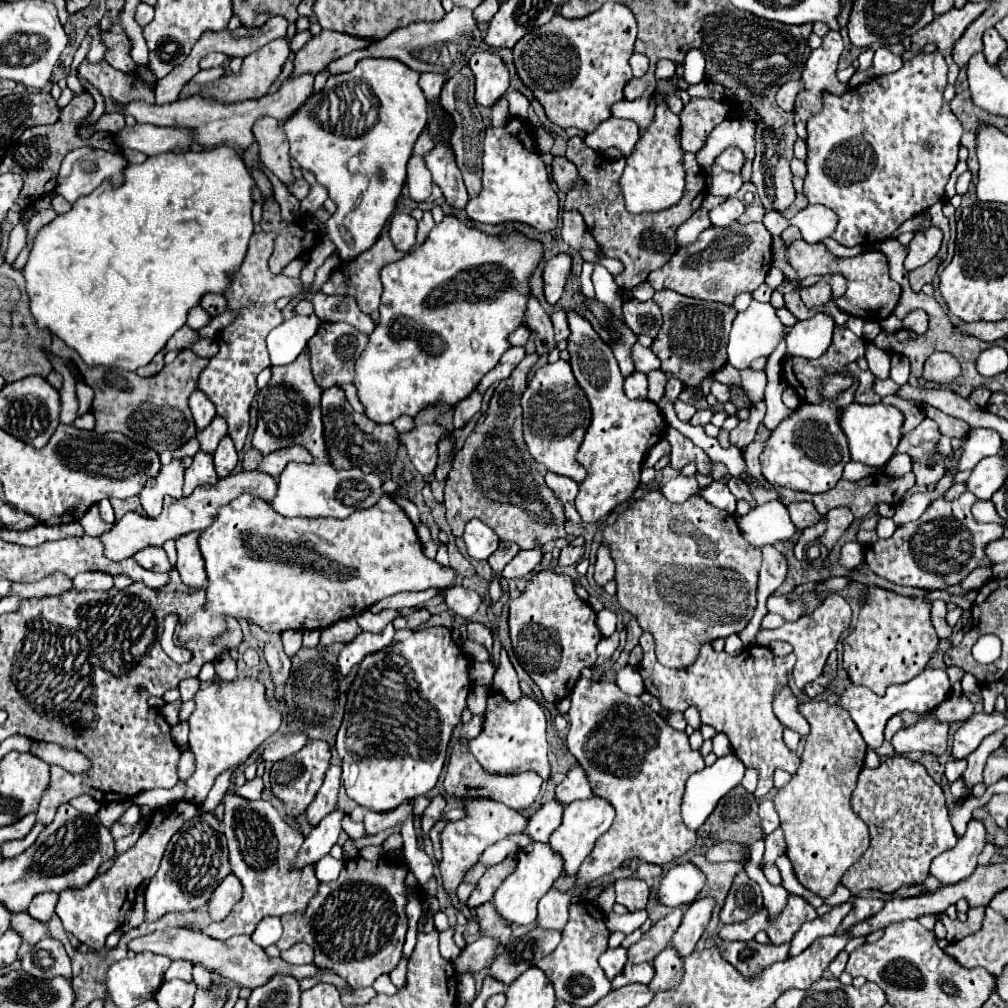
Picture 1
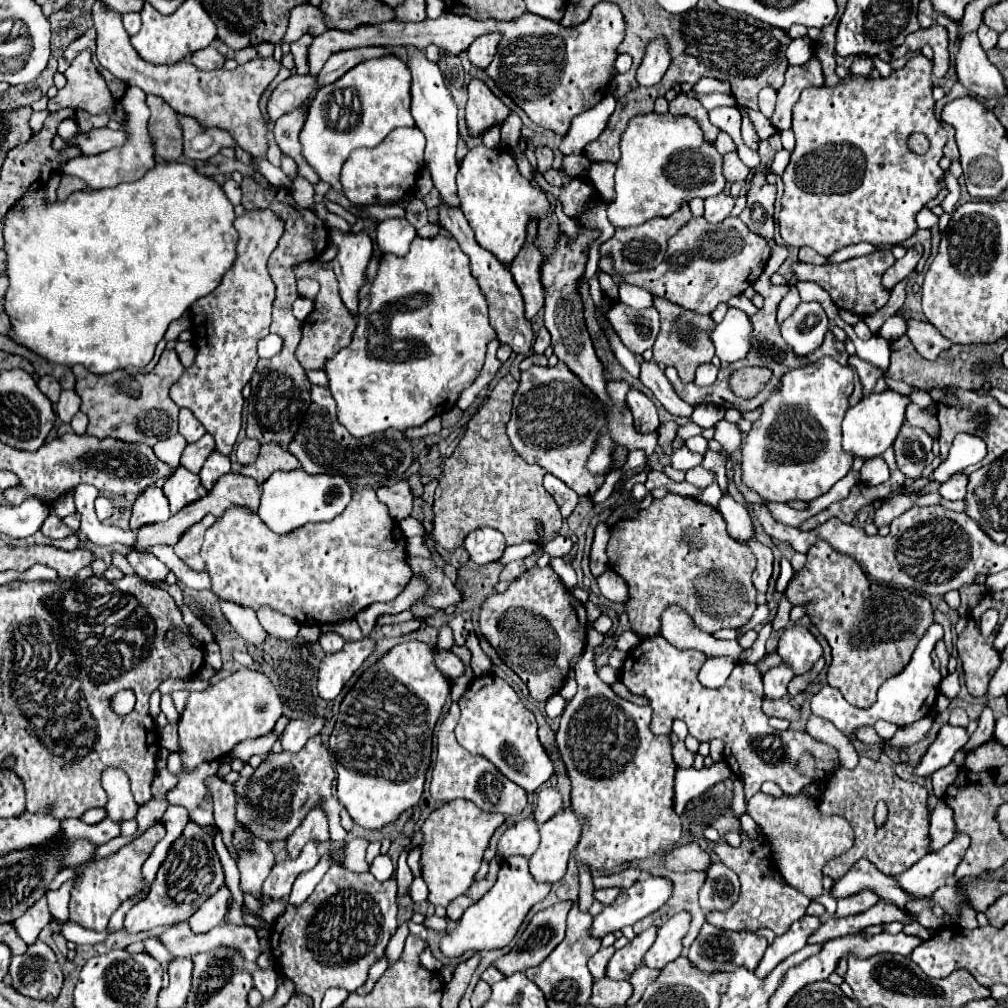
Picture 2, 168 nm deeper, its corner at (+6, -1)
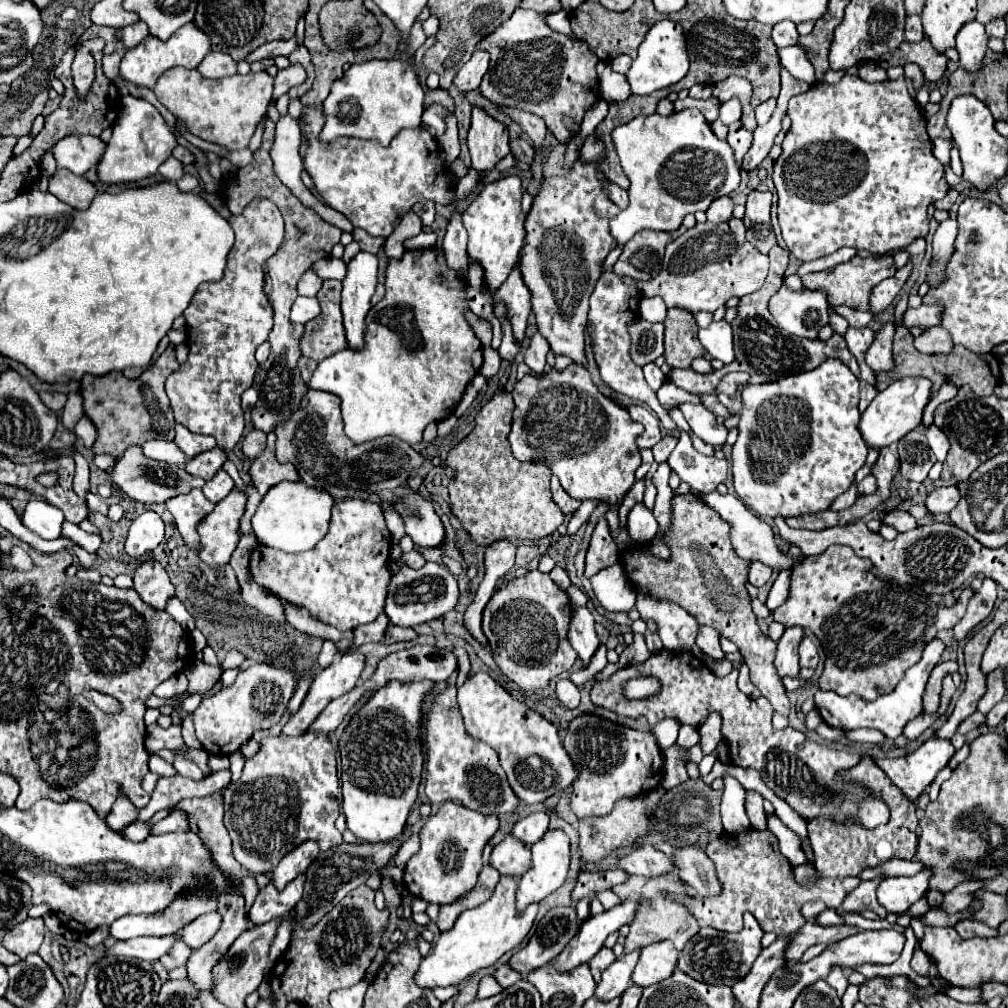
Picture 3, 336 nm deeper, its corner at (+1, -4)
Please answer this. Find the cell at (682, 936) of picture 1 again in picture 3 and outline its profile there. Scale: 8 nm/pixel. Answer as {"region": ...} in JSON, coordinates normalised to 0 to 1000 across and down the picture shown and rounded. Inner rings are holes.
{"region":[[[664,933],[642,938],[636,942],[634,954],[630,958],[628,976],[636,978],[636,980],[652,976],[652,974],[664,970],[668,966],[670,958],[672,958],[672,942]]]}

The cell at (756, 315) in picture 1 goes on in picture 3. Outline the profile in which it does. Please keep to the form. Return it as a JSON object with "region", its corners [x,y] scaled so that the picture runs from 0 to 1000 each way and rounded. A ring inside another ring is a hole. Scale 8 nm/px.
{"region":[[[705,319],[701,325],[695,325],[691,333],[697,345],[705,351],[705,355],[715,357],[717,361],[727,359],[727,331],[723,319]]]}

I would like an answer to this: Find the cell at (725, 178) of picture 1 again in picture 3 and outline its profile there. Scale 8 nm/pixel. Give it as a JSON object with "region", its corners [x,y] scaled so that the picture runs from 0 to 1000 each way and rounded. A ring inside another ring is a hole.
{"region":[[[733,119],[733,121],[727,121],[727,123],[723,125],[721,141],[723,141],[723,145],[729,149],[729,159],[731,159],[731,163],[735,165],[735,157],[737,157],[737,153],[739,153],[739,151],[743,149],[743,145],[745,145],[745,131],[735,123],[735,119]]]}

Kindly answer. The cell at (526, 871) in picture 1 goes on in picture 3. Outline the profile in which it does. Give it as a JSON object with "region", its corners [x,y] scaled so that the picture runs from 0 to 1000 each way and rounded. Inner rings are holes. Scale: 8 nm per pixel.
{"region":[[[499,869],[485,893],[481,893],[473,901],[457,905],[449,921],[436,927],[426,946],[420,950],[412,966],[414,978],[426,982],[434,978],[438,980],[453,978],[473,962],[489,958],[501,944],[513,940],[527,923],[527,917],[533,909],[533,897],[527,897],[521,905],[515,905],[511,899],[511,883],[513,883],[513,871]]]}

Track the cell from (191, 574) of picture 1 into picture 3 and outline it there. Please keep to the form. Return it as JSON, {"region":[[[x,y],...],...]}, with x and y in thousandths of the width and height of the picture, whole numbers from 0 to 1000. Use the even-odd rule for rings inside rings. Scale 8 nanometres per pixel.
{"region":[[[235,482],[221,494],[213,506],[197,520],[197,532],[201,546],[197,554],[209,562],[221,562],[227,558],[237,538],[237,516],[243,508],[245,490]]]}

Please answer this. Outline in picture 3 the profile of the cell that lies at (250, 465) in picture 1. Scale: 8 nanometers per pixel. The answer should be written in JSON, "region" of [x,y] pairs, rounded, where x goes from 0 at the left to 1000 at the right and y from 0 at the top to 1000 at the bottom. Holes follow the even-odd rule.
{"region":[[[249,427],[249,429],[243,433],[243,437],[241,437],[241,450],[243,450],[247,456],[255,454],[255,452],[263,446],[263,435],[265,435],[263,429],[259,429],[259,427]]]}

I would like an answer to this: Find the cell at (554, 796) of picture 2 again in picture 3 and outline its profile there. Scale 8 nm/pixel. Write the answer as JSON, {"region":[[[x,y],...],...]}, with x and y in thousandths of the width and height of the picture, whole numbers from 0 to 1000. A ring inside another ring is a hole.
{"region":[[[529,806],[523,812],[511,815],[511,819],[507,821],[507,829],[517,833],[521,839],[529,839],[533,833],[539,831],[539,827],[543,825],[545,819],[545,808],[541,806]]]}

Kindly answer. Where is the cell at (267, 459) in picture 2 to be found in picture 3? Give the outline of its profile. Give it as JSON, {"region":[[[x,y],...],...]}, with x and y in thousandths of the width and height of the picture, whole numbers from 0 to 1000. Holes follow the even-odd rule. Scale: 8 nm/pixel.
{"region":[[[265,431],[265,444],[251,456],[247,470],[251,474],[251,482],[259,492],[265,490],[265,486],[281,476],[295,478],[297,470],[289,460],[279,460],[273,454],[273,431]]]}

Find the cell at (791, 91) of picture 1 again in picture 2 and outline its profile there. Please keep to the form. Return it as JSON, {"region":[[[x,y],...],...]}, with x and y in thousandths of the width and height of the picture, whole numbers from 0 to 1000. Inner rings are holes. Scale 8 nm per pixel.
{"region":[[[758,86],[752,94],[752,104],[754,104],[754,110],[760,116],[766,116],[766,110],[770,106],[770,88],[768,86]]]}

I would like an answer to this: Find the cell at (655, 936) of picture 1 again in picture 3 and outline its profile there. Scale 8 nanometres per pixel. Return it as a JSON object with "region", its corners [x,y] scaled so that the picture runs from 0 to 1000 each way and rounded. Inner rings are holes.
{"region":[[[634,942],[626,944],[626,946],[620,946],[620,948],[614,948],[598,966],[596,966],[596,974],[592,976],[590,980],[590,988],[592,992],[608,992],[612,988],[616,988],[622,978],[626,976],[626,966],[628,966],[628,960],[634,952]]]}

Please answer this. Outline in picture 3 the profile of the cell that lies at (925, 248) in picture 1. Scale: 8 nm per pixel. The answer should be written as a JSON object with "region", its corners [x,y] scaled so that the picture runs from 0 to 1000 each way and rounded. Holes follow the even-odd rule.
{"region":[[[898,262],[896,266],[892,266],[888,270],[886,276],[880,276],[878,280],[870,282],[864,296],[862,296],[862,310],[864,312],[870,312],[870,310],[876,310],[882,302],[886,302],[886,298],[892,294],[898,278],[902,276],[902,270],[904,270],[904,262]]]}

